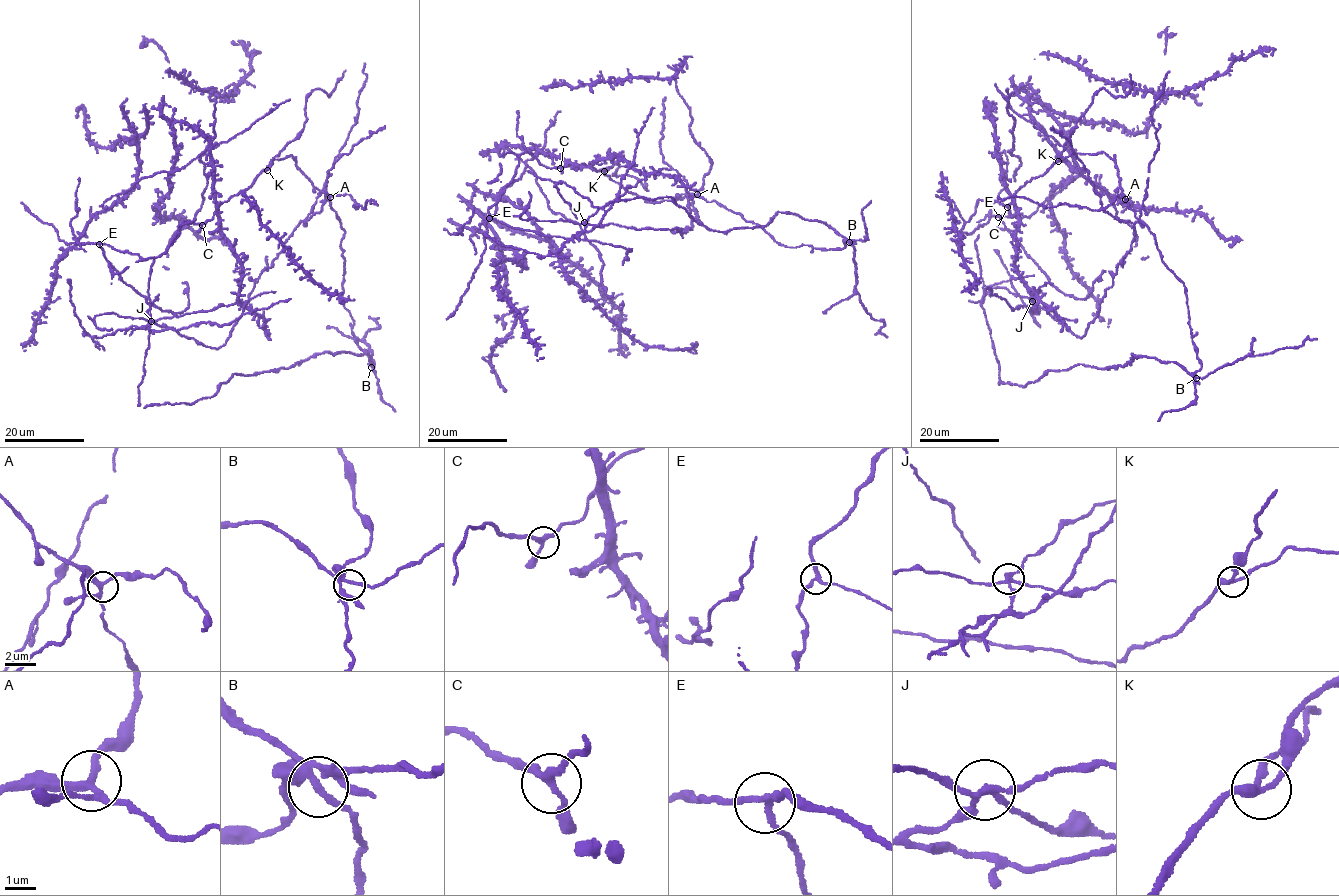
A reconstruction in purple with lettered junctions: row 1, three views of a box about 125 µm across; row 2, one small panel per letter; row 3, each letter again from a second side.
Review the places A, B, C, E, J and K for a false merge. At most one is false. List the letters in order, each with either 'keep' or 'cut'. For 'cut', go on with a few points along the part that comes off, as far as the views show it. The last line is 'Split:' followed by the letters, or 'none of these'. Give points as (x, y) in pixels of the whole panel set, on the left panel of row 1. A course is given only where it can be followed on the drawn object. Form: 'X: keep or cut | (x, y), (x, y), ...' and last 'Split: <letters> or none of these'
A: keep
B: keep
C: keep
E: keep
J: cut
K: keep
Split: J

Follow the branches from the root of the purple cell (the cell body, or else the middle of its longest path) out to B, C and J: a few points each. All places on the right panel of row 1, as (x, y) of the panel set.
B: (1047, 170), (1072, 153), (1104, 152), (1114, 161), (1129, 207), (1185, 287), (1201, 364), (1196, 378)
C: (1047, 170), (1019, 187), (1007, 207)
J: (1047, 170), (1026, 181), (1014, 194), (1019, 222), (1015, 270), (1025, 285), (1040, 291), (1035, 292), (1032, 301)

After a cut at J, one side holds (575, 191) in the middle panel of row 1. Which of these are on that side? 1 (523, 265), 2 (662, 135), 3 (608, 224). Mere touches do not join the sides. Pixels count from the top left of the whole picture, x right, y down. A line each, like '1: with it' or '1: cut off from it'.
1: with it
2: with it
3: with it

